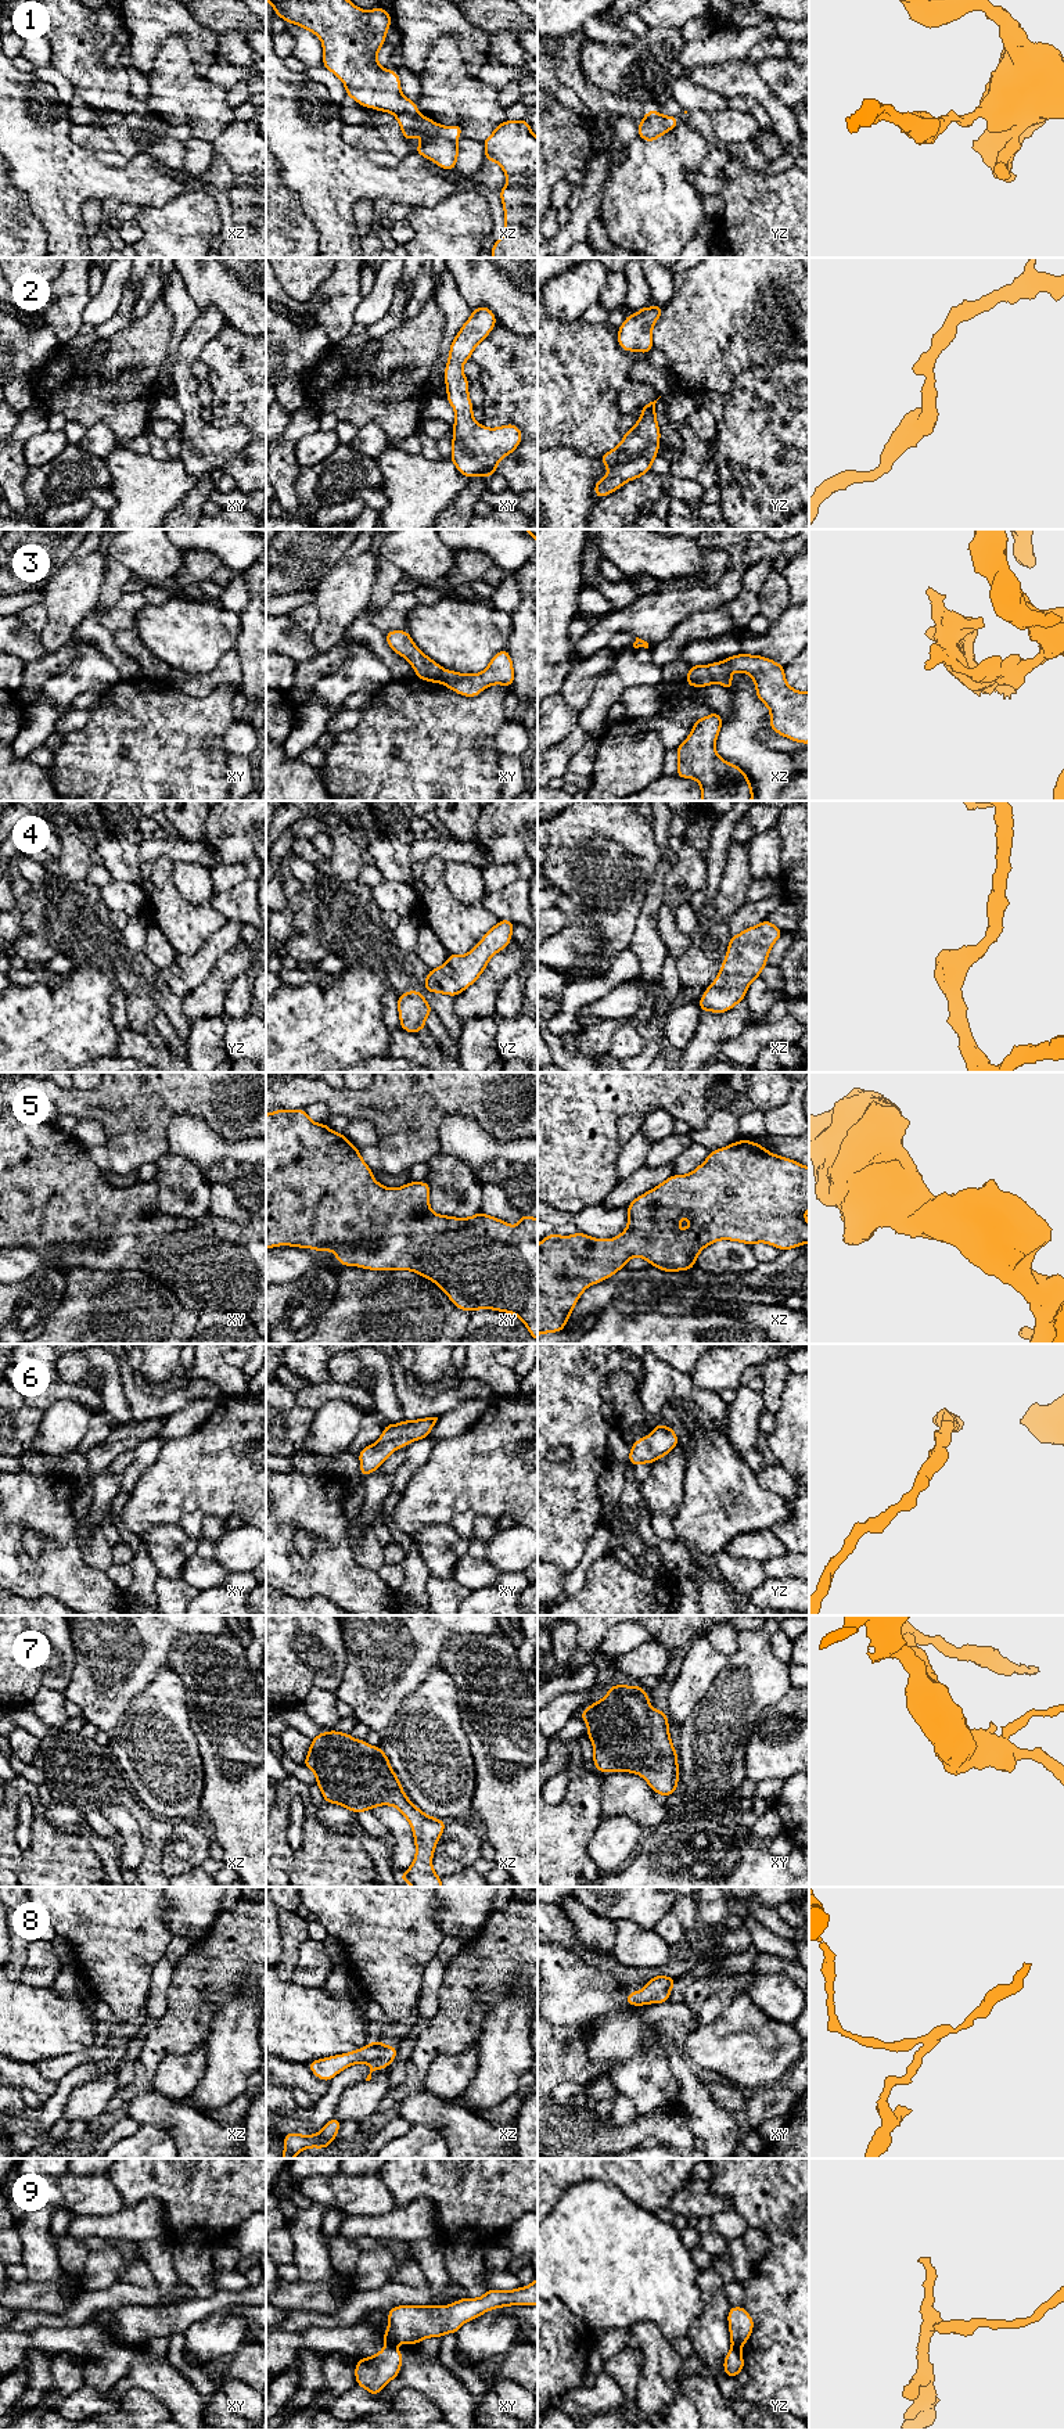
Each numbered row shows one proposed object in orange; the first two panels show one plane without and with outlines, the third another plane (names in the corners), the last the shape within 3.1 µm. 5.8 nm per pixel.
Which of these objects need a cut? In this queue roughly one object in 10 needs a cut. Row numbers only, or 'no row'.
8, 9

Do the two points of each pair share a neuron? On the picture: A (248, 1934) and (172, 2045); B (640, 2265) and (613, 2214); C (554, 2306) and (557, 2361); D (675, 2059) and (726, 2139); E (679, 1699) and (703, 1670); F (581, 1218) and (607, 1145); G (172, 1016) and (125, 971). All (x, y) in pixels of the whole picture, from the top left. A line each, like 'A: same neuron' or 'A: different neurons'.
A: same neuron
B: same neuron
C: same neuron
D: same neuron
E: same neuron
F: different neurons
G: same neuron

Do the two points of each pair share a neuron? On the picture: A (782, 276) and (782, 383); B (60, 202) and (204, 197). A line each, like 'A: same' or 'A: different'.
A: different
B: different

